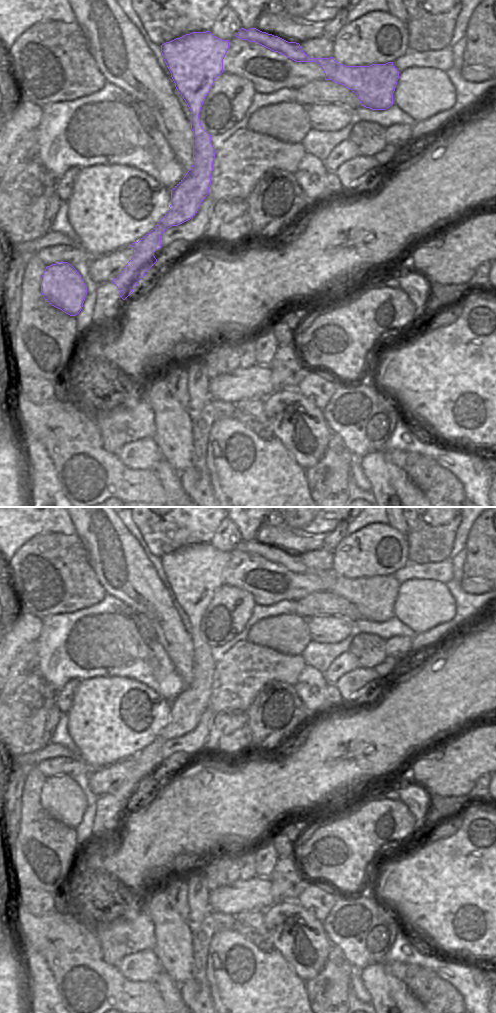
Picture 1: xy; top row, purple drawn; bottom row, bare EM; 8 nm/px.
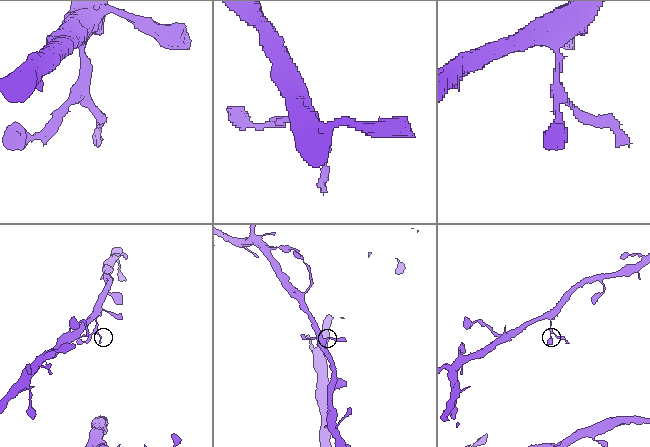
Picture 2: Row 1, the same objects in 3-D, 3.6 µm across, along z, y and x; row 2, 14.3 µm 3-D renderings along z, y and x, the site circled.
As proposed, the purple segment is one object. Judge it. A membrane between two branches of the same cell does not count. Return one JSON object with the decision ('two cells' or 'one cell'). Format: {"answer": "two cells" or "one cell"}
{"answer": "two cells"}

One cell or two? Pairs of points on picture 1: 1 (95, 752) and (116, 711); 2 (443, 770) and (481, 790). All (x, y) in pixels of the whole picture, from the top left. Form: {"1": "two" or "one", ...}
{"1": "one", "2": "two"}

